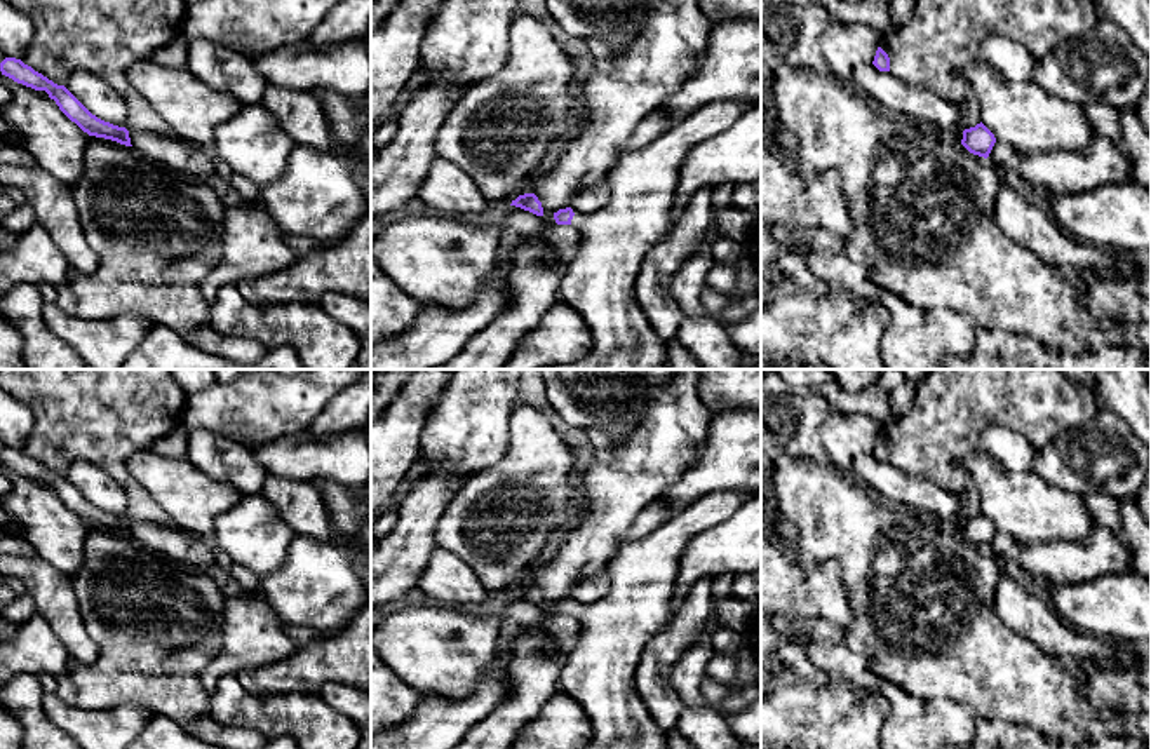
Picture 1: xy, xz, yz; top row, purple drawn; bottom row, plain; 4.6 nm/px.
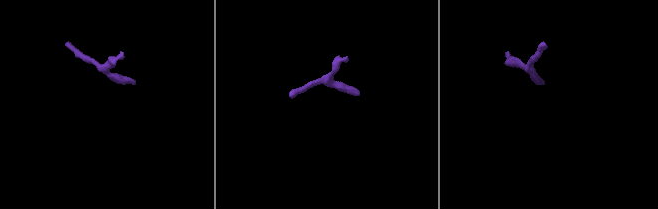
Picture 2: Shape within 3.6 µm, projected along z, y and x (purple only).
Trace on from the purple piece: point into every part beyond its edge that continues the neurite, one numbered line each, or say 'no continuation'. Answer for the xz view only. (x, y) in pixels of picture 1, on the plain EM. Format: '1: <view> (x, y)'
1: xz (599, 673)

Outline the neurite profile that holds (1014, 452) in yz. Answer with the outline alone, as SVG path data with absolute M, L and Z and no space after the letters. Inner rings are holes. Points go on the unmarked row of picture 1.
M1001 425L986 428L980 437L980 449L1010 472L1029 472L1036 455L1036 448L1026 435Z

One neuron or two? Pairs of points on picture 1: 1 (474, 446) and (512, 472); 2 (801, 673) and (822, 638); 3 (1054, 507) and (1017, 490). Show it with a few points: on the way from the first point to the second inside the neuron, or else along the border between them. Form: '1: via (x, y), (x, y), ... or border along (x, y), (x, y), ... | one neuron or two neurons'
1: border along (511, 422), (505, 452), (464, 485) | two neurons
2: border along (801, 648), (817, 668), (845, 680) | two neurons
3: via (1045, 507), (1035, 507), (1026, 499) | one neuron

